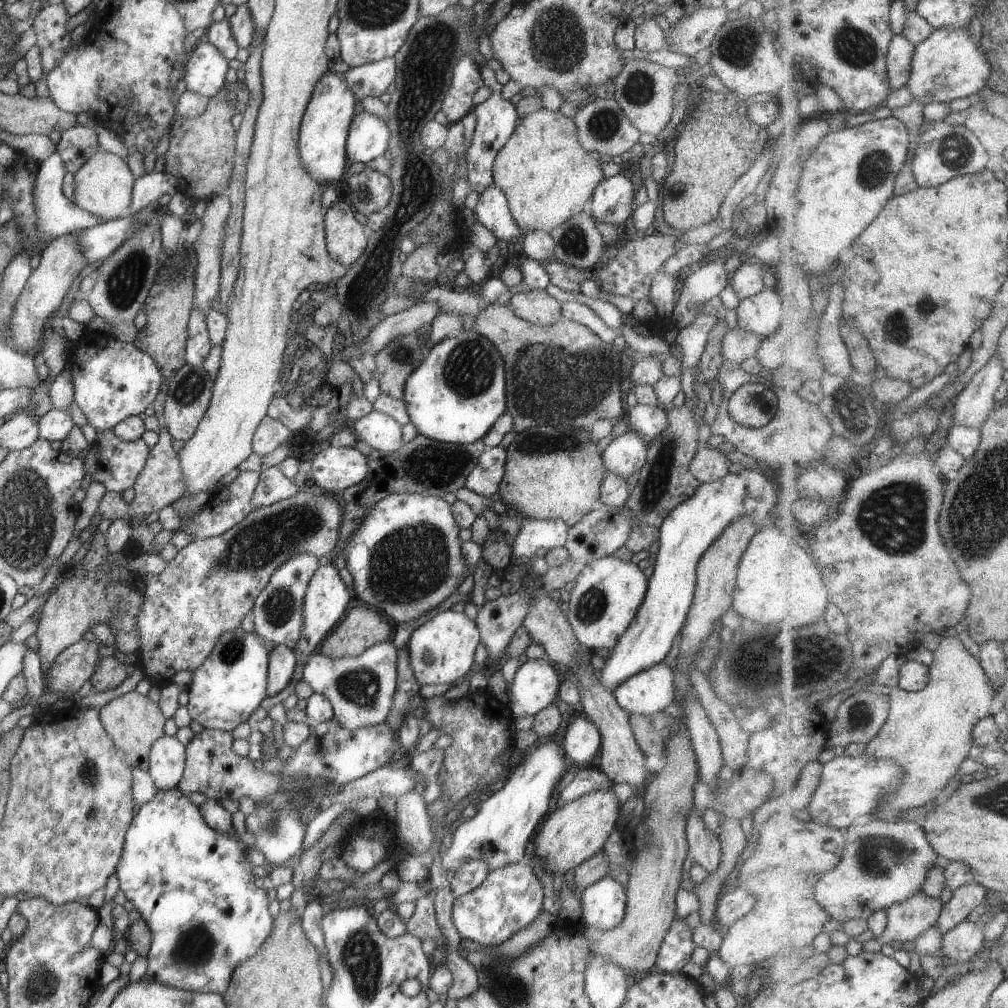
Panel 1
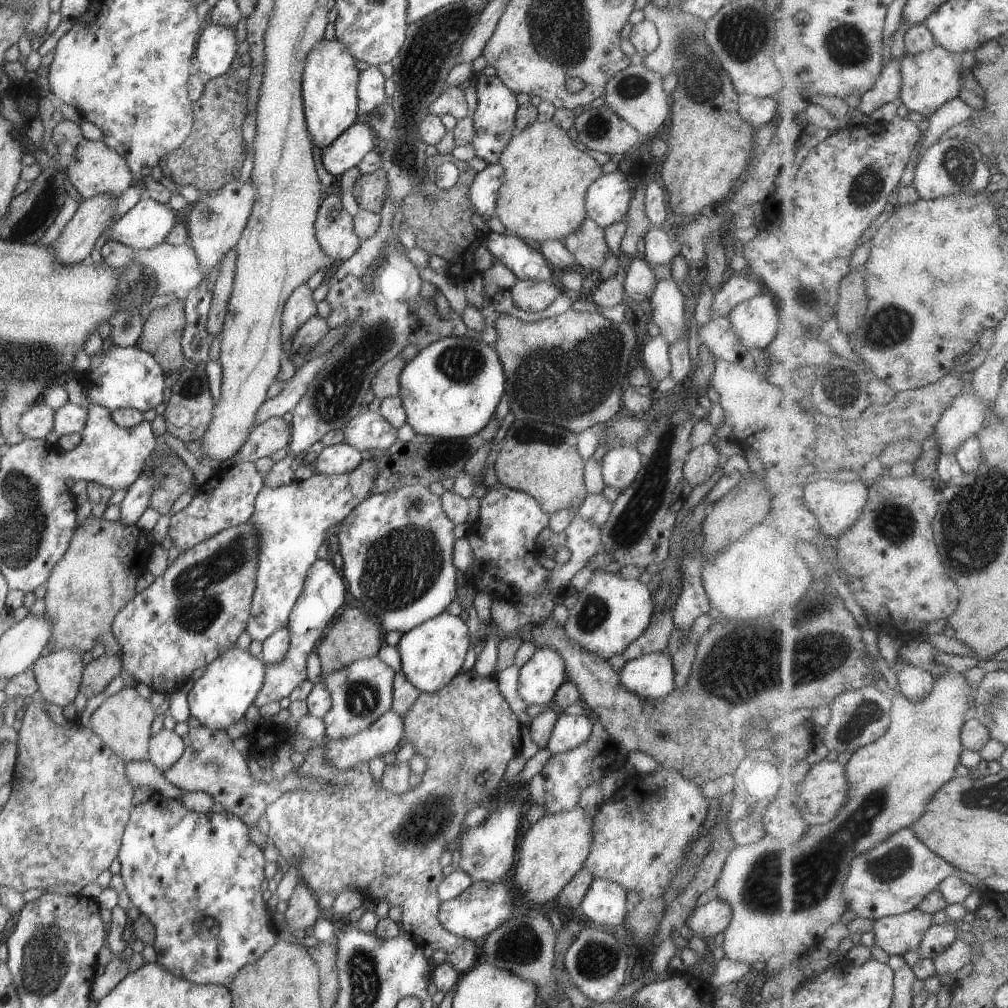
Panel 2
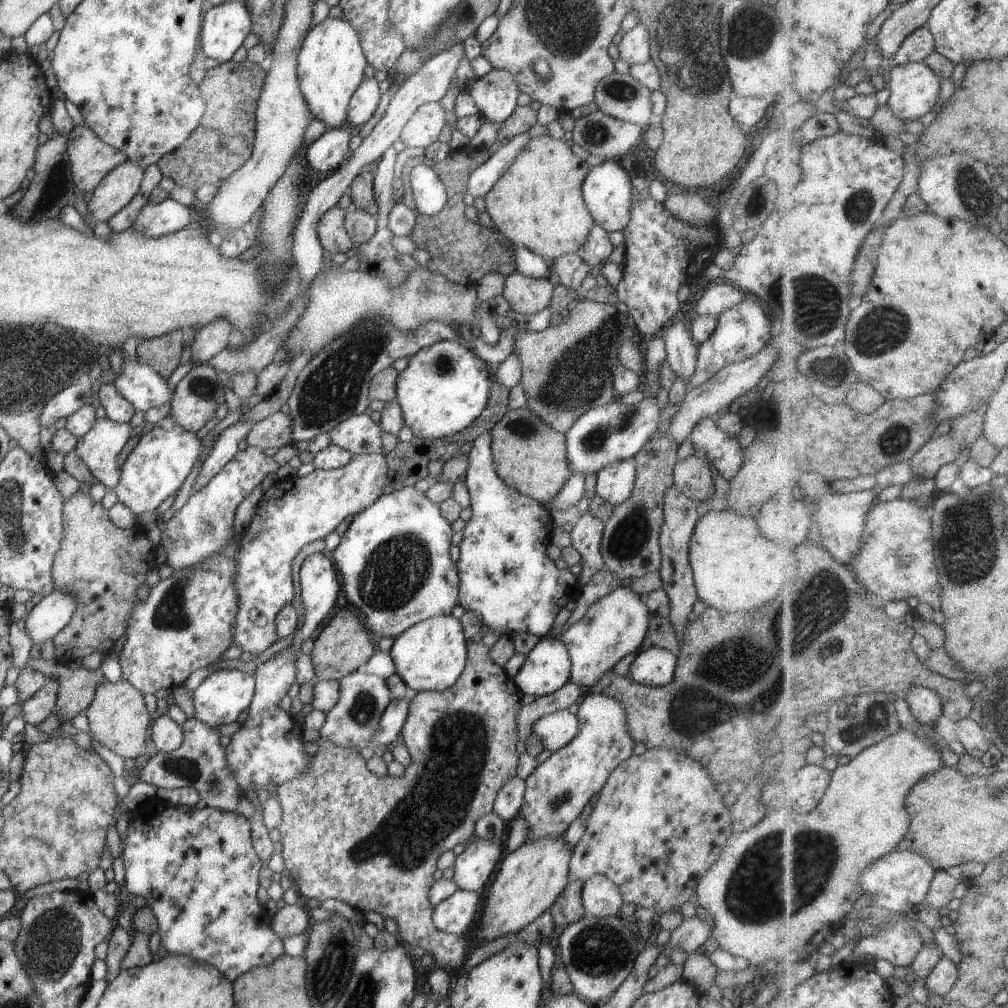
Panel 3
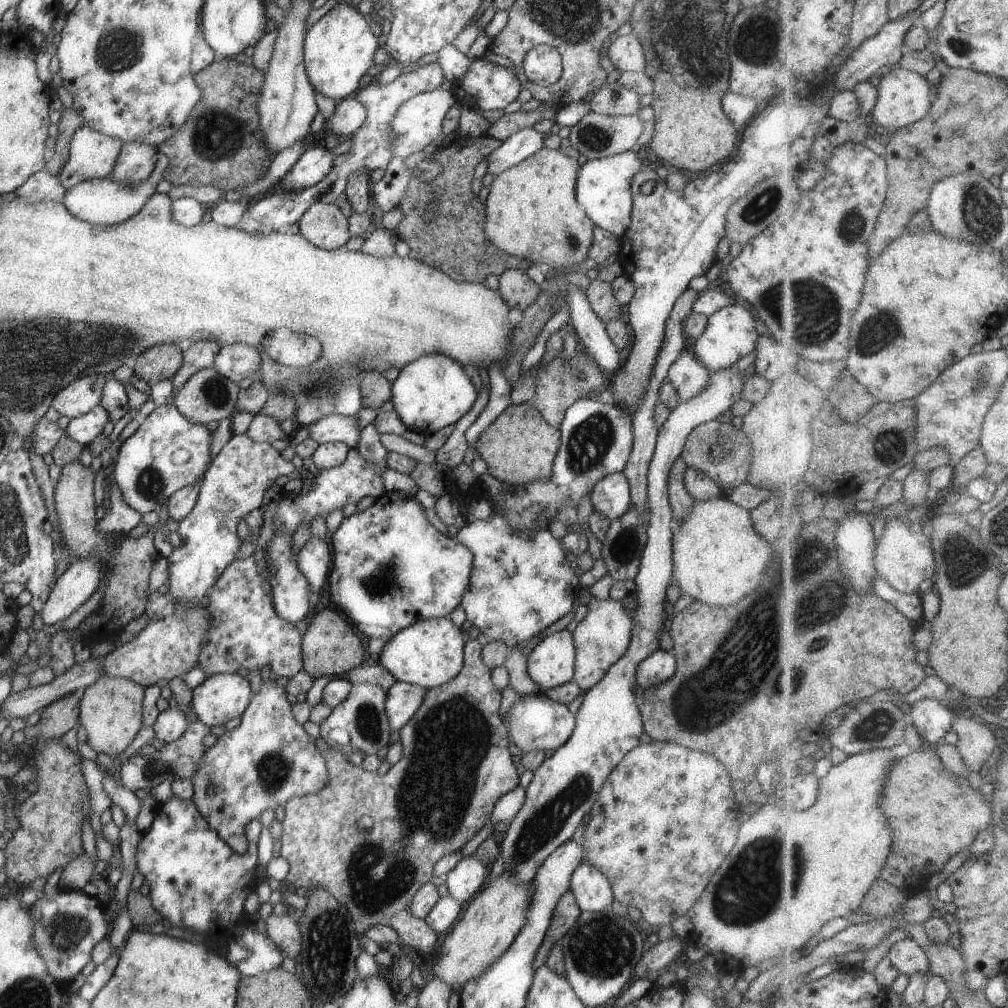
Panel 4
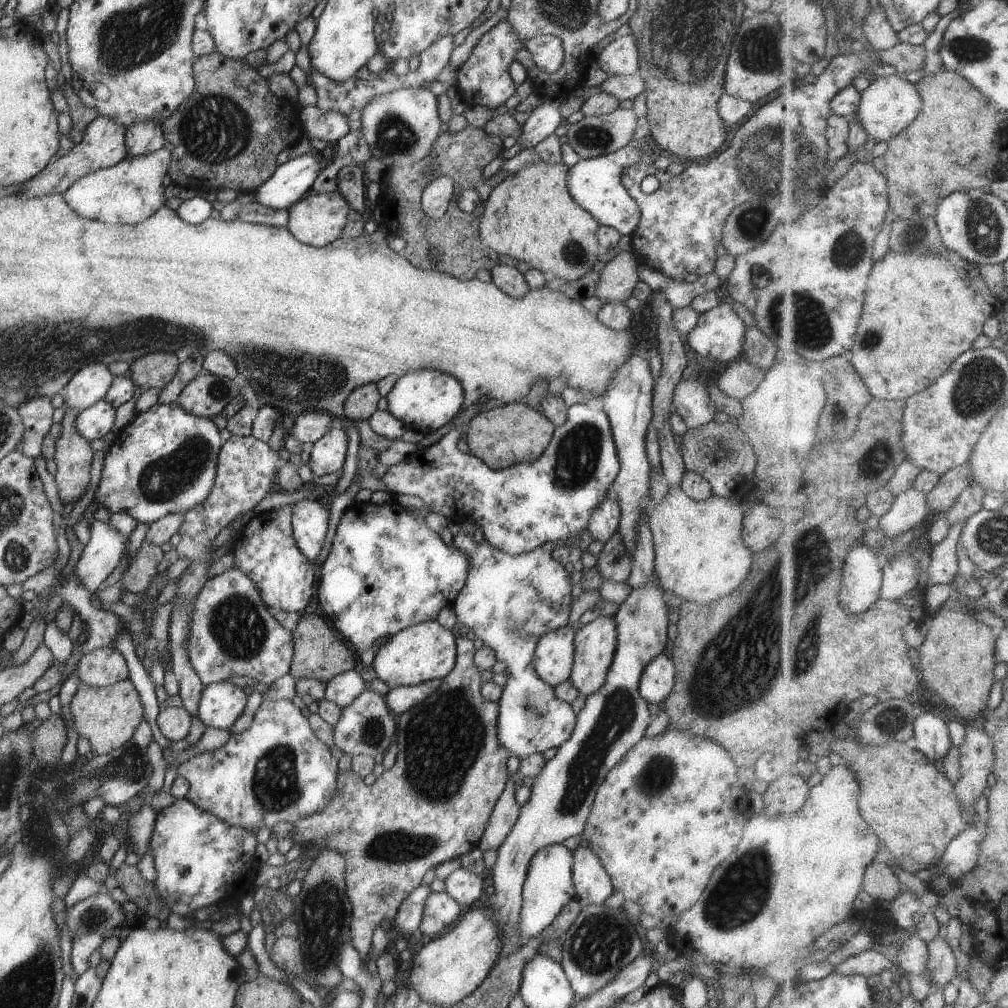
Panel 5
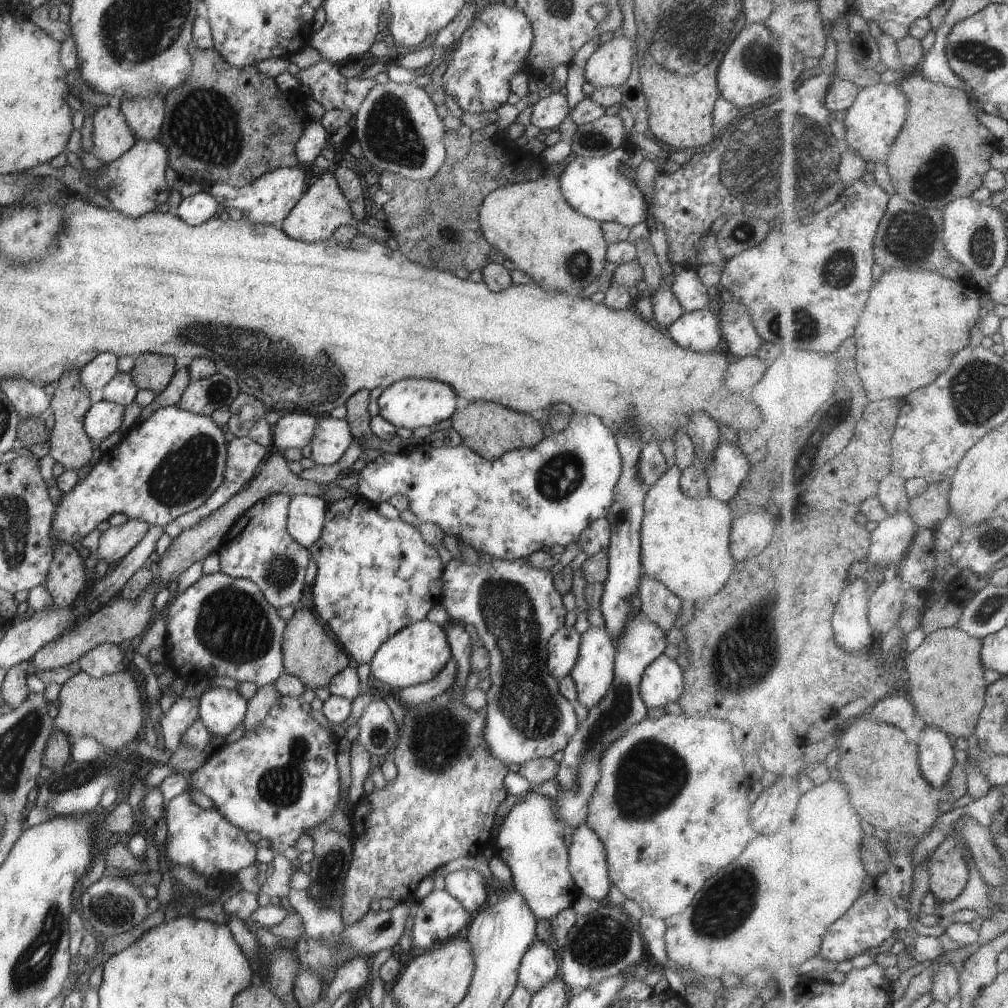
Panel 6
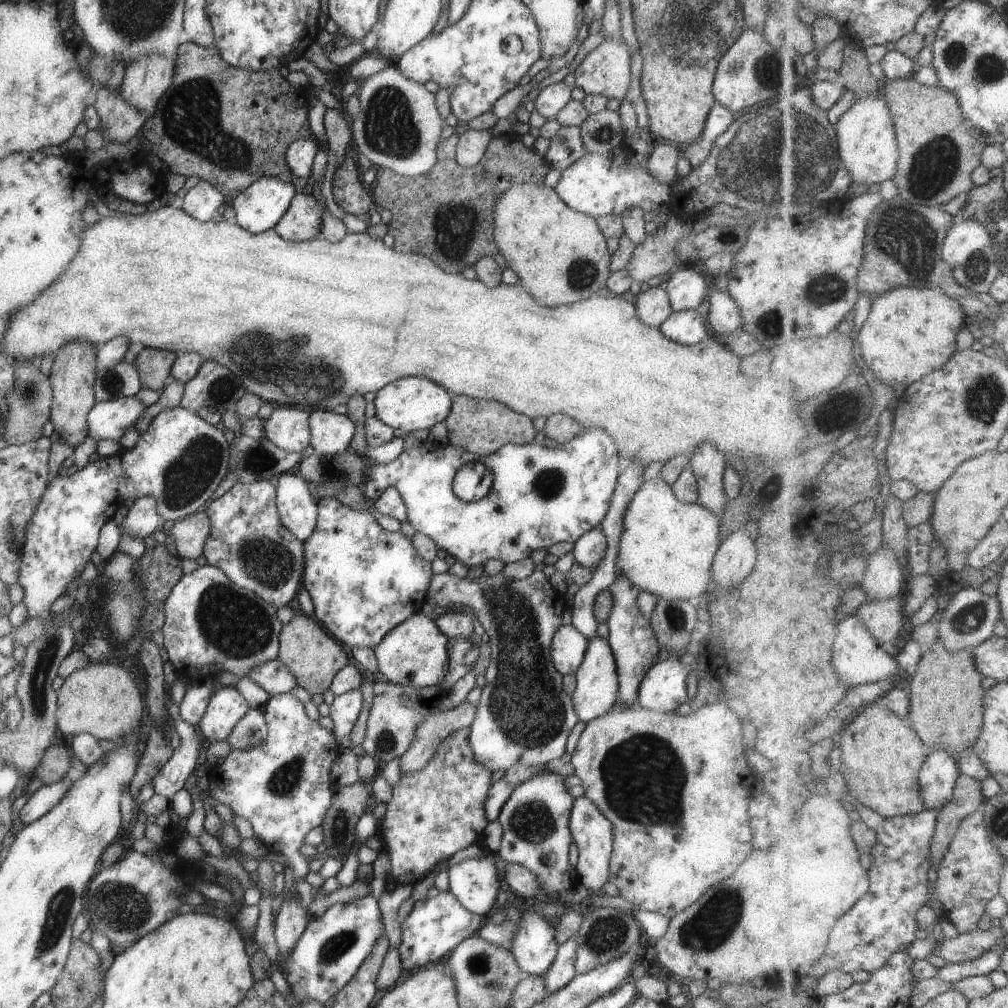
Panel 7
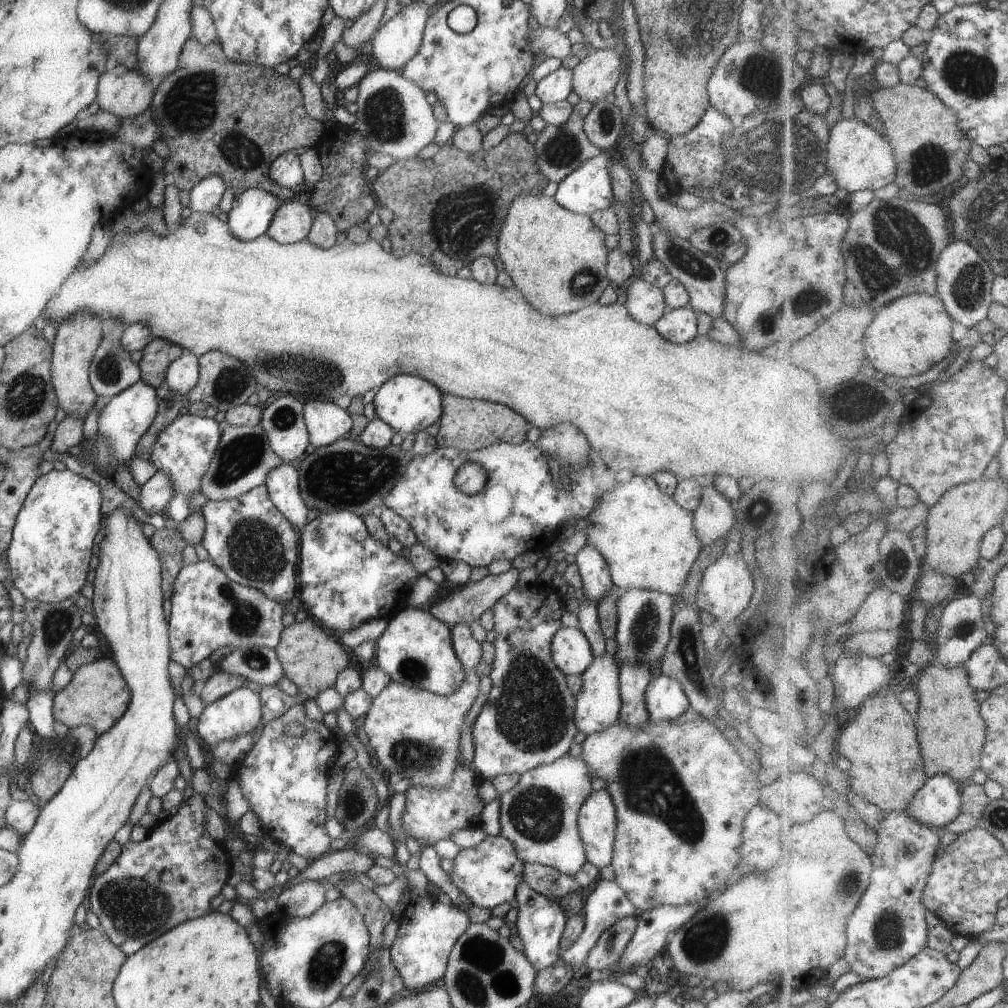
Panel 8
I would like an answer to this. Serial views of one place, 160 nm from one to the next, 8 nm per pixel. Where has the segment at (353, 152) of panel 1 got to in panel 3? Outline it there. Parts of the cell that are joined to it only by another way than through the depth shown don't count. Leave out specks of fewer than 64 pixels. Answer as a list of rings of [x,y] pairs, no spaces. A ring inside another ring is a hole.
[[[341,128],[326,129],[316,140],[303,146],[305,164],[313,170],[327,172],[337,170],[343,154],[349,152],[348,144],[352,134]]]

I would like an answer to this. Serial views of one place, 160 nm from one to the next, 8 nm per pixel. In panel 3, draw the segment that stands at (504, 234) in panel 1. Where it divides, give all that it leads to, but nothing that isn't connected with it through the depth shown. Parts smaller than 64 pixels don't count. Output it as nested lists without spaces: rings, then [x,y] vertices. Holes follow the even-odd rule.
[[[526,132],[512,136],[506,144],[498,146],[496,151],[488,154],[485,162],[482,162],[475,170],[470,172],[466,180],[466,192],[468,200],[482,197],[505,174],[517,153],[529,142]]]

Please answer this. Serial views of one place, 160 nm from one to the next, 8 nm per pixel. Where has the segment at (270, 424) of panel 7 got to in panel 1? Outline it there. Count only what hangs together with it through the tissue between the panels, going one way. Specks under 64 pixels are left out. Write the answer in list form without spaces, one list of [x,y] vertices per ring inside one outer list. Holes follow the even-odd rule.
[[[371,410],[348,425],[356,438],[367,443],[373,450],[393,452],[403,444],[401,424],[381,412]]]

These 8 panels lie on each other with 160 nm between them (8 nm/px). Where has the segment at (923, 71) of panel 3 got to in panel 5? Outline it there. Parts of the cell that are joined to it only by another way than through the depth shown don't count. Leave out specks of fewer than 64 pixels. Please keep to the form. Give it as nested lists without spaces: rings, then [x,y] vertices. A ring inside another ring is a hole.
[[[899,73],[886,78],[873,78],[871,86],[861,93],[861,97],[857,118],[867,130],[870,144],[878,142],[888,144],[893,138],[904,133],[916,121],[923,106],[923,98],[916,84],[905,80]]]

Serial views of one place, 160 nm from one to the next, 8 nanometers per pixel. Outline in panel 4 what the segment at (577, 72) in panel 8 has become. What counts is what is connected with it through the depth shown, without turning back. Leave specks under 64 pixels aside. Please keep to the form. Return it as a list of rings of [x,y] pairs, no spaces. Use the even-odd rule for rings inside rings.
[[[631,33],[619,38],[613,37],[613,42],[607,48],[607,58],[621,73],[623,71],[642,72],[645,66],[641,44]]]

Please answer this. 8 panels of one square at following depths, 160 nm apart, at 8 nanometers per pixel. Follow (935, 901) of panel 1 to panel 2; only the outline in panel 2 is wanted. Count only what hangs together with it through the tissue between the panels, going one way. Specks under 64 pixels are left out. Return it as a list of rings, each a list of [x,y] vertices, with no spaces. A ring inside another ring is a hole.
[[[920,908],[898,915],[880,918],[874,923],[875,947],[882,948],[890,956],[903,956],[909,950],[919,949],[925,933],[933,926],[933,918]]]

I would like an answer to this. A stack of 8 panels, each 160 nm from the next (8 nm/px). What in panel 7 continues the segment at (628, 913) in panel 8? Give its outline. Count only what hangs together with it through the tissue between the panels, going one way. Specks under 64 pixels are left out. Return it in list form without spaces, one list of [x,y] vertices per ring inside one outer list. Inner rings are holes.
[[[573,938],[567,939],[556,948],[556,955],[549,968],[542,974],[547,994],[551,994],[565,986],[575,975],[574,954],[577,943]]]

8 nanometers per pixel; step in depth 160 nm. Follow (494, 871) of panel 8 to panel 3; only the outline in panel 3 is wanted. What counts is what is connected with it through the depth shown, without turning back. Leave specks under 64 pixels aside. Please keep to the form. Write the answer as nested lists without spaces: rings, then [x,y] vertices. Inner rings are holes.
[[[471,837],[463,851],[455,856],[452,879],[464,891],[481,892],[501,860],[501,842]]]

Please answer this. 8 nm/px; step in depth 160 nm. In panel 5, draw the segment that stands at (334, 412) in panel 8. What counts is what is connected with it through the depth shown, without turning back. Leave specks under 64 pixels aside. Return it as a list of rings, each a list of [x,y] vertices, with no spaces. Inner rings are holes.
[[[335,423],[311,446],[307,465],[313,476],[323,476],[342,468],[346,448],[347,436]]]

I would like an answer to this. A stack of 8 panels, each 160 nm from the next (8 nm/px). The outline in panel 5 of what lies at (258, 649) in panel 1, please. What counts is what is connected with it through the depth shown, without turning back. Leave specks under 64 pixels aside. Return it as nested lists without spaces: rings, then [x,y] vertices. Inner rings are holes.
[[[226,681],[215,682],[201,690],[196,715],[205,727],[229,730],[245,704],[246,696],[241,687]]]

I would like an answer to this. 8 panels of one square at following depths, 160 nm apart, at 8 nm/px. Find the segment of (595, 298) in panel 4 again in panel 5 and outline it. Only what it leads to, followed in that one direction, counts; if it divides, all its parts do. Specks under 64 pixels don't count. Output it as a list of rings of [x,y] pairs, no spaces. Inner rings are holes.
[[[620,250],[606,263],[595,284],[595,296],[601,304],[624,302],[631,297],[631,290],[639,280],[638,265],[630,252]]]

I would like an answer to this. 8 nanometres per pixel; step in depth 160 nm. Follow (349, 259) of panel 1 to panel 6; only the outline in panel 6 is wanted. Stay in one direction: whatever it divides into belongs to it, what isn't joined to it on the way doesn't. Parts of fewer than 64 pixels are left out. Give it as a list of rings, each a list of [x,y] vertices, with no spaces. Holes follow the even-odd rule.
[[[330,168],[323,172],[309,188],[298,198],[297,204],[286,214],[286,217],[279,224],[281,230],[287,237],[295,240],[312,243],[313,241],[321,241],[331,236],[332,232],[339,225],[349,225],[355,228],[356,220],[352,216],[351,207],[345,196],[340,191],[339,185],[332,175]]]

